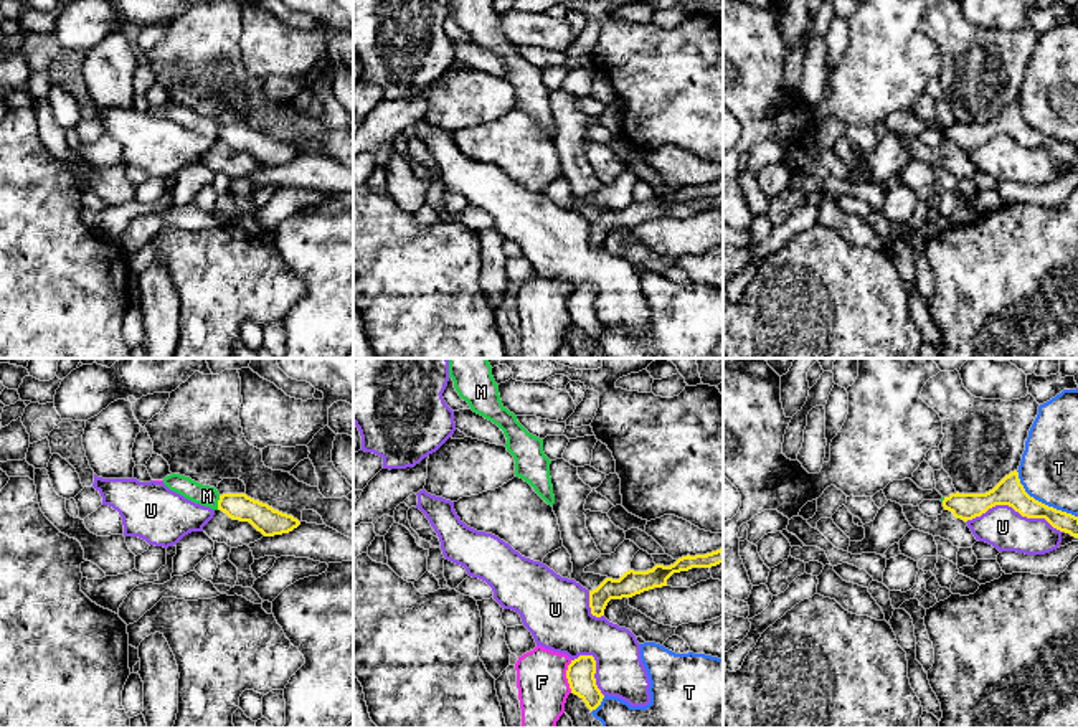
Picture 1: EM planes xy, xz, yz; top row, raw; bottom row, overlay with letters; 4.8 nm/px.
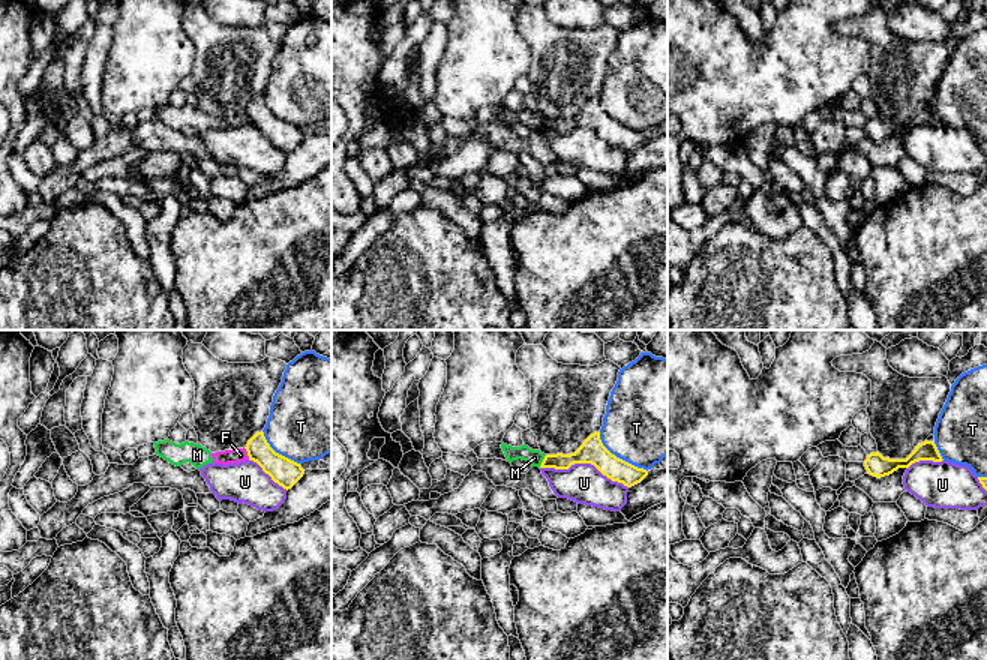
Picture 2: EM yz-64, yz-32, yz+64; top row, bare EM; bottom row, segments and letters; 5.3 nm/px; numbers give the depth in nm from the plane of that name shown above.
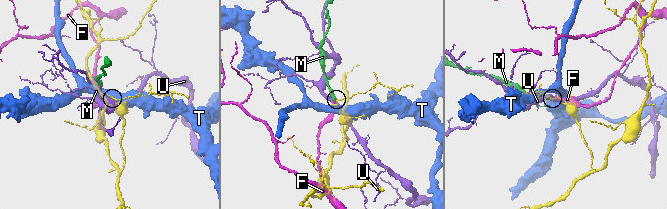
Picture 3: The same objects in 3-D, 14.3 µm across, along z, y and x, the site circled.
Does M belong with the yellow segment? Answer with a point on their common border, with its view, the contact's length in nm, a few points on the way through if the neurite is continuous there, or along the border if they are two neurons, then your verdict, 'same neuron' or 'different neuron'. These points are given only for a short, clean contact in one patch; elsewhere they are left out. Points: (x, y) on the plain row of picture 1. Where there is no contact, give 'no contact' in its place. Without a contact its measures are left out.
xy (218, 132) | 70 nm | along xy (220, 126), (217, 139) | different neuron

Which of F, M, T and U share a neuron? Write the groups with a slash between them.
F M / T / U

